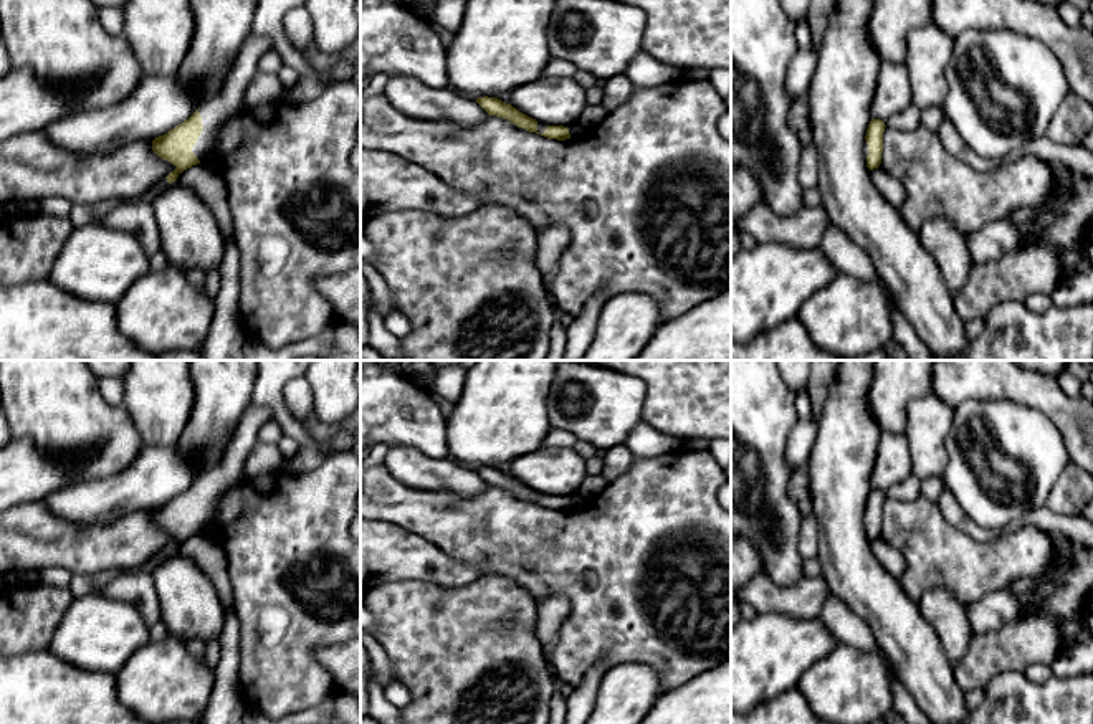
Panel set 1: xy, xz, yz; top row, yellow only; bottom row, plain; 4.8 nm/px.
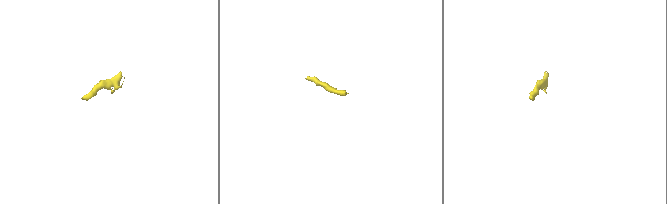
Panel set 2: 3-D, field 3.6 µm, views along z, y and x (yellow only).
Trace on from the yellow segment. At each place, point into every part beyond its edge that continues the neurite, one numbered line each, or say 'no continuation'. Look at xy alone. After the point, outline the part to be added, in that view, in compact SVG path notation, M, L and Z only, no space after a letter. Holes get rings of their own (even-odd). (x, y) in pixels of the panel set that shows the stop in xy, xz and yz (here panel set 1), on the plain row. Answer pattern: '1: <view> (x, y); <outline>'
1: xy (229, 471); M253 403L248 405L225 450L225 455L215 466L198 476L203 499L192 517L192 522L200 532L208 531L208 524L212 522L213 509L218 504L220 496L246 479L245 460L258 443L258 431L271 418L273 412L270 408L256 407Z

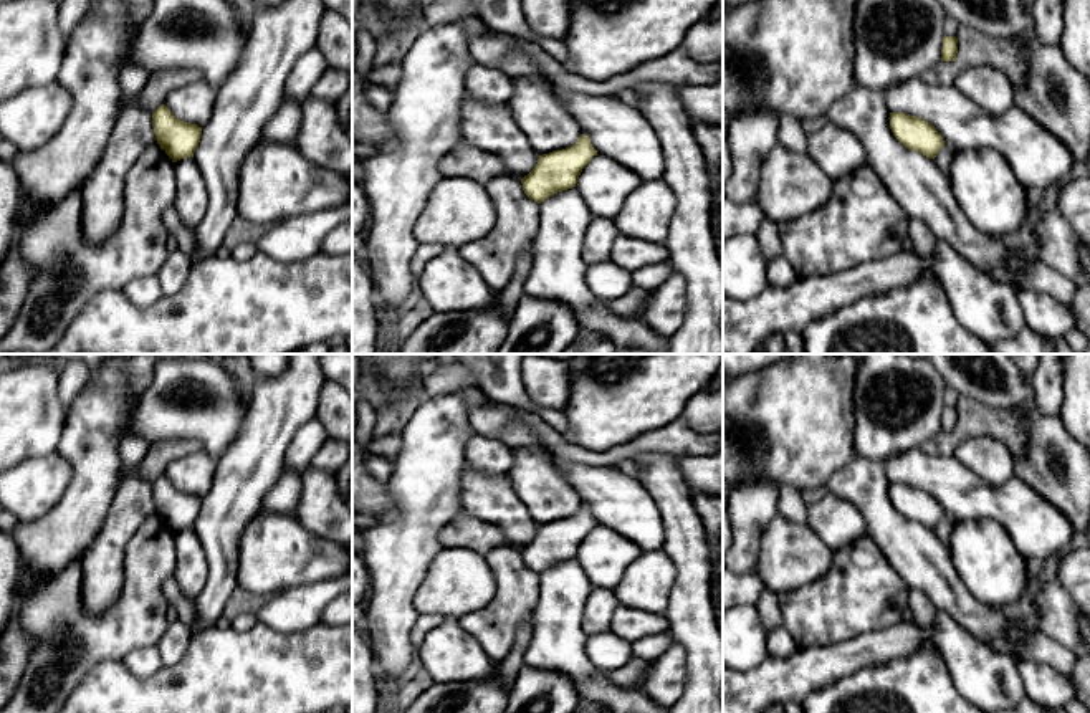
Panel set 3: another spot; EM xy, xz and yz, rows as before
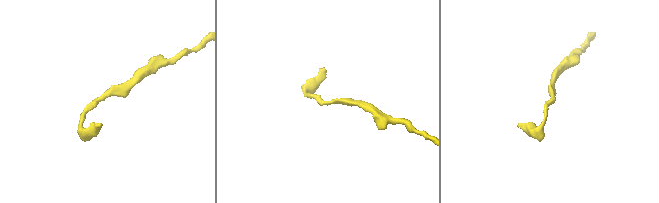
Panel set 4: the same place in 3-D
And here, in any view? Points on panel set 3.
no continuation

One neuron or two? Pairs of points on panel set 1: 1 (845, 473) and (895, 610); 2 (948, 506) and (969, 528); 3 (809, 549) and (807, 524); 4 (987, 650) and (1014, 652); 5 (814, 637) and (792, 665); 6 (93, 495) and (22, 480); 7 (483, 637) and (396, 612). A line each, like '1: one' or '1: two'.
1: one
2: one
3: one
4: one
5: one
6: two
7: one

